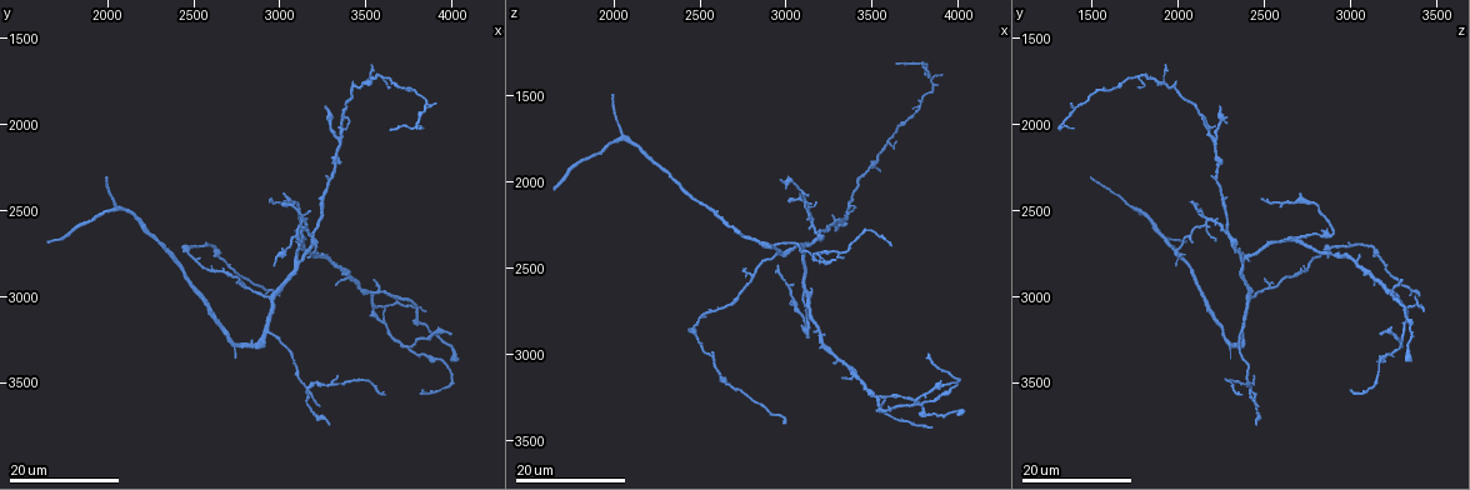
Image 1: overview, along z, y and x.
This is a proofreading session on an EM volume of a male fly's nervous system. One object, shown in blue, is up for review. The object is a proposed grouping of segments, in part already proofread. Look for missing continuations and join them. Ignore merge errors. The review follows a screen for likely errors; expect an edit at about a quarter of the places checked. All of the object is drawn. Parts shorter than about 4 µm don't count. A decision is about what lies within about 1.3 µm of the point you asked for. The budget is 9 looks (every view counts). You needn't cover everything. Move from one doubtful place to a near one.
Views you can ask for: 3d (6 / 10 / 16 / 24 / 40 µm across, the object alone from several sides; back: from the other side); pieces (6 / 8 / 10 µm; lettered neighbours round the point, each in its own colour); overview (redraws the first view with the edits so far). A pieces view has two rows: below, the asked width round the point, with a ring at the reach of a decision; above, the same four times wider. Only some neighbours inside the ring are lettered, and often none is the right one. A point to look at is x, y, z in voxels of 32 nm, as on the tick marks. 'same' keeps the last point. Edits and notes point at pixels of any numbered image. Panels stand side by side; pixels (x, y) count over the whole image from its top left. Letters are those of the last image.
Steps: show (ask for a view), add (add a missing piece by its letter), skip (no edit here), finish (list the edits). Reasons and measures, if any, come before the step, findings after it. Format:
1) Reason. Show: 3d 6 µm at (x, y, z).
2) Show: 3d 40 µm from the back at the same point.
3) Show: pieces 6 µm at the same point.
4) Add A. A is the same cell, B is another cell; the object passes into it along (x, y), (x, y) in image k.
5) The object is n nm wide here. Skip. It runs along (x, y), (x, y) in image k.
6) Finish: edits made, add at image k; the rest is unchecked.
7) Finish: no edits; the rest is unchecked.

Branch stops here. Show: 3d 24 µm at (1660, 2680, 2020).

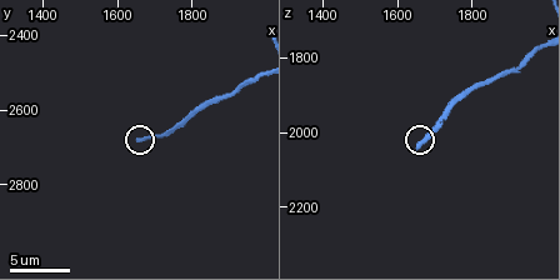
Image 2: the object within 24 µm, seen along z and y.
Show: pieces 6 µm at (1650, 2680, 2040).

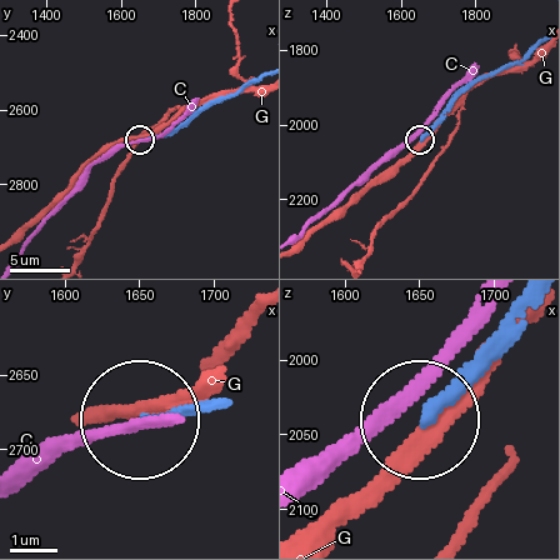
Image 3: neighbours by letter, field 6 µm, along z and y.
Skip. C and G are other cells; it runs along (533, 306), (429, 410) in image 3; none of them fits.

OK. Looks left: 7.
Long arm stops here. Show: 3d 24 µm at (2960, 2440, 2500).

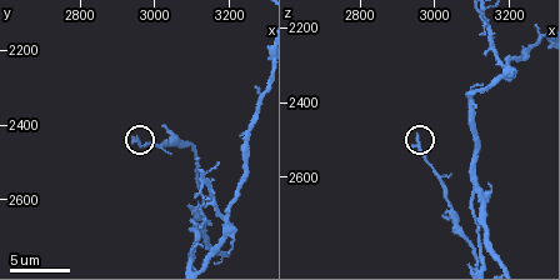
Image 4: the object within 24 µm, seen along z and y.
Show: pieces 6 µm at (2940, 2440, 2500).

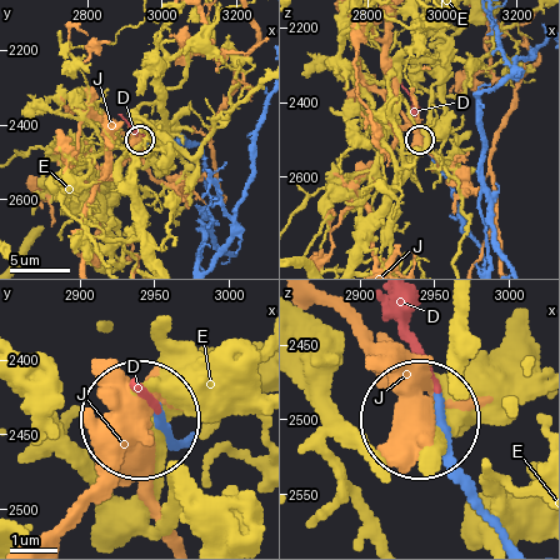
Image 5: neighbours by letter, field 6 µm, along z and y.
Add D. D is the same cell, E and J are other cells; the neuron continues.

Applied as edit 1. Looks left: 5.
Show: overview.

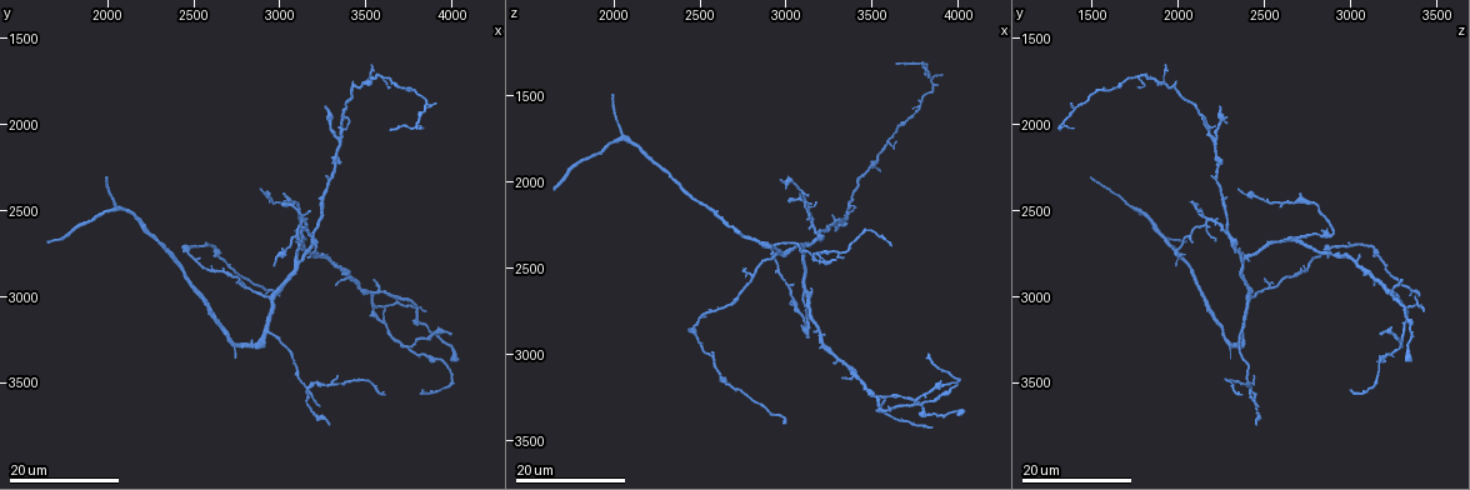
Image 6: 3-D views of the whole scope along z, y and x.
Thin end. Show: 3d 24 µm at (3600, 3580, 2360).

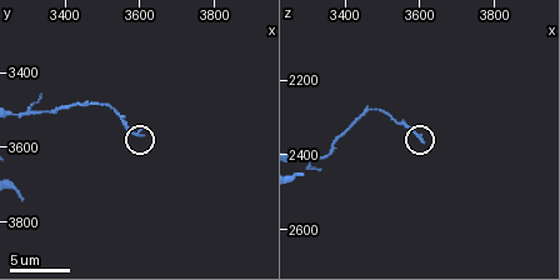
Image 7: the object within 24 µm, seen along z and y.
Show: pieces 6 µm at (3610, 3570, 2370).

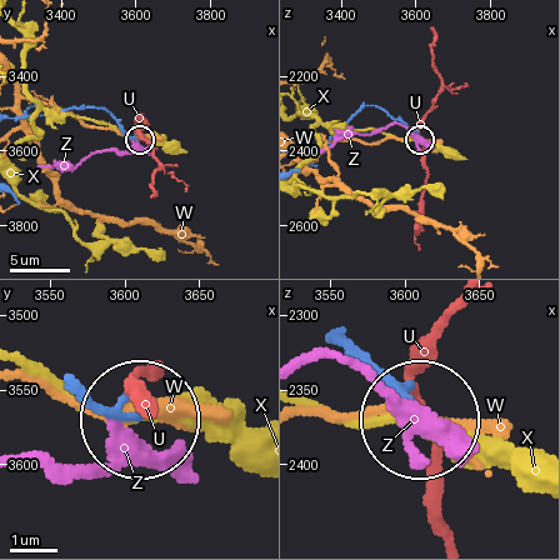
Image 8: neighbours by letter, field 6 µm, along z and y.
The object is 110 nm wide here. Skip. U, W, X and Z are other cells; no lettered piece goes on from it.

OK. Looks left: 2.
Branch stops here. Show: pieces 8 µm at (3290, 3740, 2450).

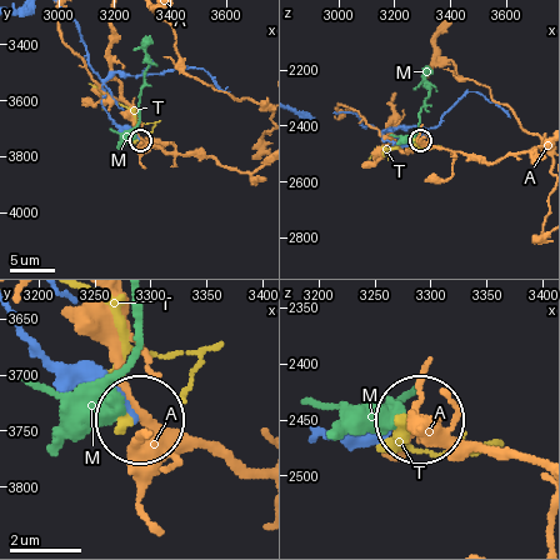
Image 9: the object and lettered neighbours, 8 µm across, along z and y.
Skip. A, M and T are other cells; it runs along (74, 21), (88, 64), (99, 78), (104, 109), (138, 139) in image 9; no lettered piece goes on from it.

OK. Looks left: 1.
Finish: edits made, add at image 5; the rest is unchecked.

